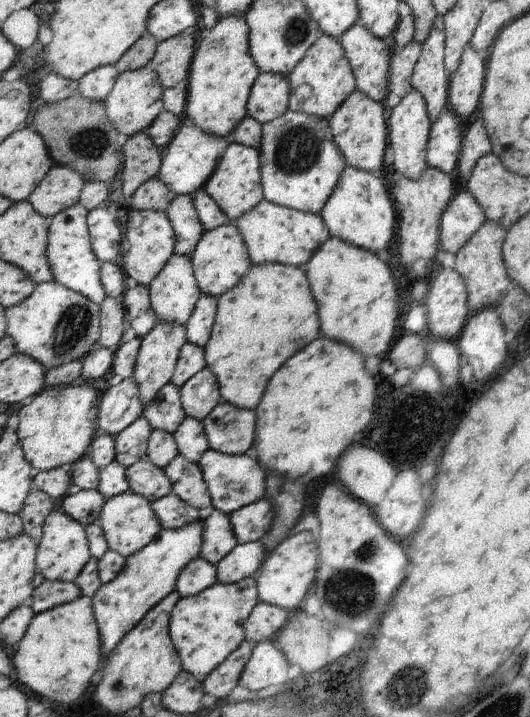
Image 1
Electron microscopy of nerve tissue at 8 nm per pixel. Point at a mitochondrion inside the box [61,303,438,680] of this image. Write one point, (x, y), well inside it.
(351, 594)

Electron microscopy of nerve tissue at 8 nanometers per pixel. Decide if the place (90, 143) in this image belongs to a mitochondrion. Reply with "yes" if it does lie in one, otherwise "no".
yes

